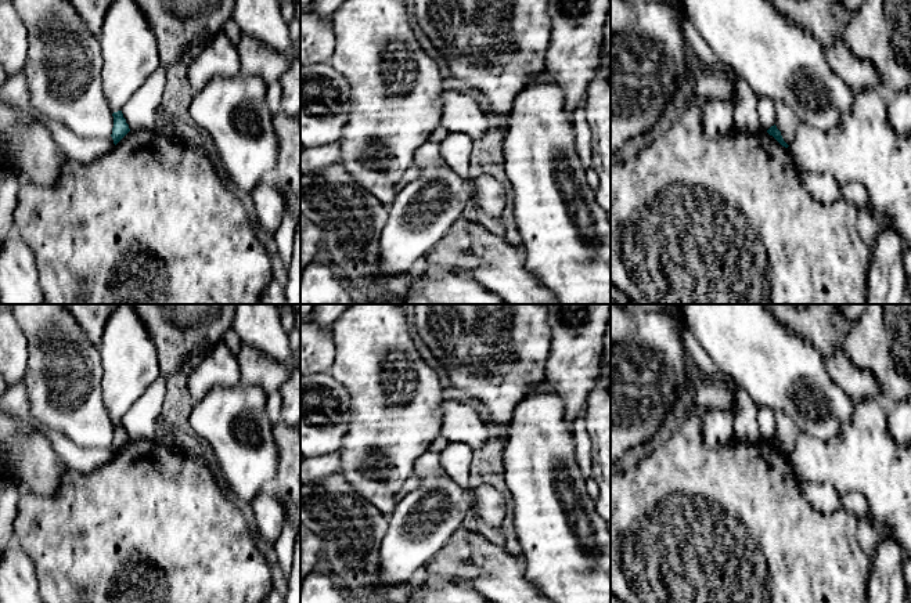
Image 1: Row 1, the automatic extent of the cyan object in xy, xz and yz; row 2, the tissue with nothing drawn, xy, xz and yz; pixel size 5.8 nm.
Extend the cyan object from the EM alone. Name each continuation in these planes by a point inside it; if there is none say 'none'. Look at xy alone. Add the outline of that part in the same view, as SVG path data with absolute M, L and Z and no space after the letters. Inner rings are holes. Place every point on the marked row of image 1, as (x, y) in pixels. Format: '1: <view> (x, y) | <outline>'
1: xy (128, 44) | M114 0L101 26L102 89L111 112L122 111L159 66L154 29L136 0Z

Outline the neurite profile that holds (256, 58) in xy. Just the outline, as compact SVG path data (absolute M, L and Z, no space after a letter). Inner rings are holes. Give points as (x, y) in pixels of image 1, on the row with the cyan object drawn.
M242 35L235 44L241 62L241 75L259 76L267 84L277 82L289 68L289 55L266 46L252 36Z

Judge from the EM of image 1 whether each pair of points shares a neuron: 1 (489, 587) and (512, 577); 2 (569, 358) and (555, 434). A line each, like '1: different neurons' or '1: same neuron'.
1: same neuron
2: different neurons

